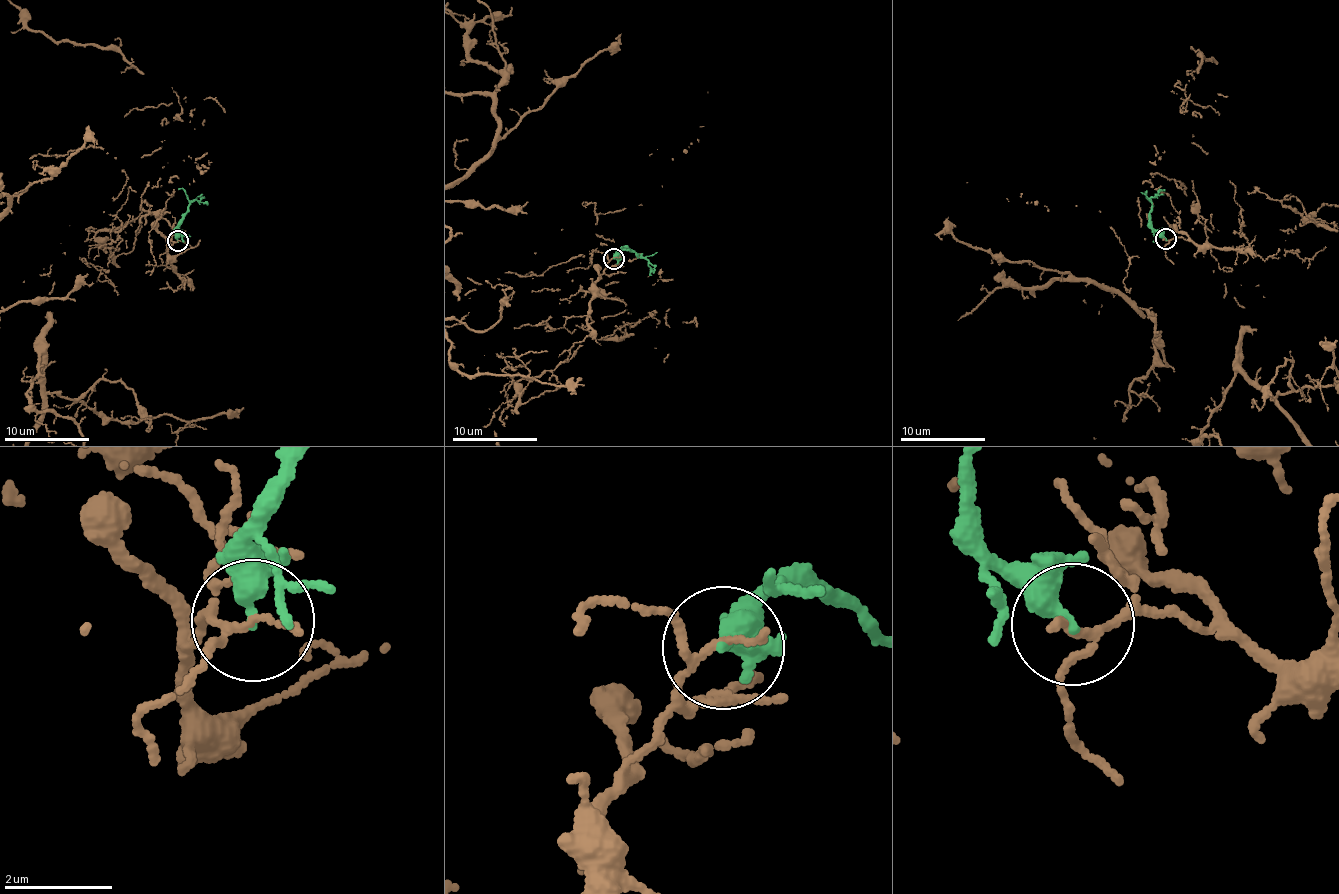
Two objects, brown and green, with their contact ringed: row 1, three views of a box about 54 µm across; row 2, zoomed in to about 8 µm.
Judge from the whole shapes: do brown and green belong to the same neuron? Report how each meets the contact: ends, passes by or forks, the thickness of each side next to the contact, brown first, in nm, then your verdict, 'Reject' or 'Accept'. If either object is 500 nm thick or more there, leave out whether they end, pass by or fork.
At the ring brown passes by. At the ring green ends. Thickness 120 nm (brown) against 360 nm. Reject

